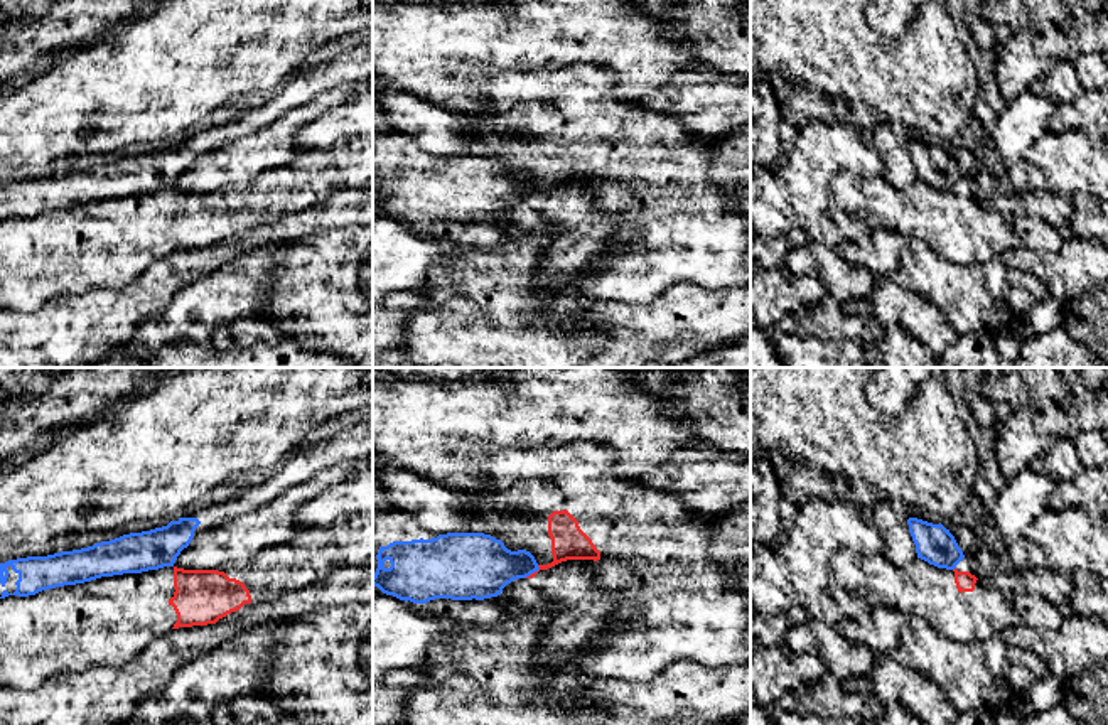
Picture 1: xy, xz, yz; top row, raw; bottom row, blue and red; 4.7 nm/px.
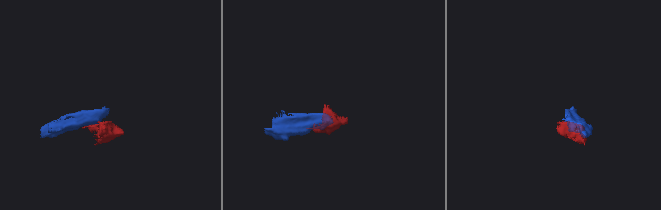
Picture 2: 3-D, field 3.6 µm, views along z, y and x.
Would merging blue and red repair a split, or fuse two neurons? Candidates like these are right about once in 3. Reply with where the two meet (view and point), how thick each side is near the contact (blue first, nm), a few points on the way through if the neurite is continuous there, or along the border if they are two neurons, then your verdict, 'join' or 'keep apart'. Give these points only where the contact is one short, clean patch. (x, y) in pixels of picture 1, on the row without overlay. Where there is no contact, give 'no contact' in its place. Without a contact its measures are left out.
xz (532, 194) | 300/170 nm | along xz (540, 189), (525, 199) | keep apart

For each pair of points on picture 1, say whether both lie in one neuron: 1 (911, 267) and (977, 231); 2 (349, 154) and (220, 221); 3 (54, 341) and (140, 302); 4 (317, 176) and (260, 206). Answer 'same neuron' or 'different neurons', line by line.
1: different neurons
2: same neuron
3: same neuron
4: same neuron

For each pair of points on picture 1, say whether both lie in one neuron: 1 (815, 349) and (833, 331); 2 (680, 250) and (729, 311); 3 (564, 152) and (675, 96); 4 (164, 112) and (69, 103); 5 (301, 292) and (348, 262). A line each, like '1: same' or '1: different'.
1: different
2: different
3: different
4: same
5: same

